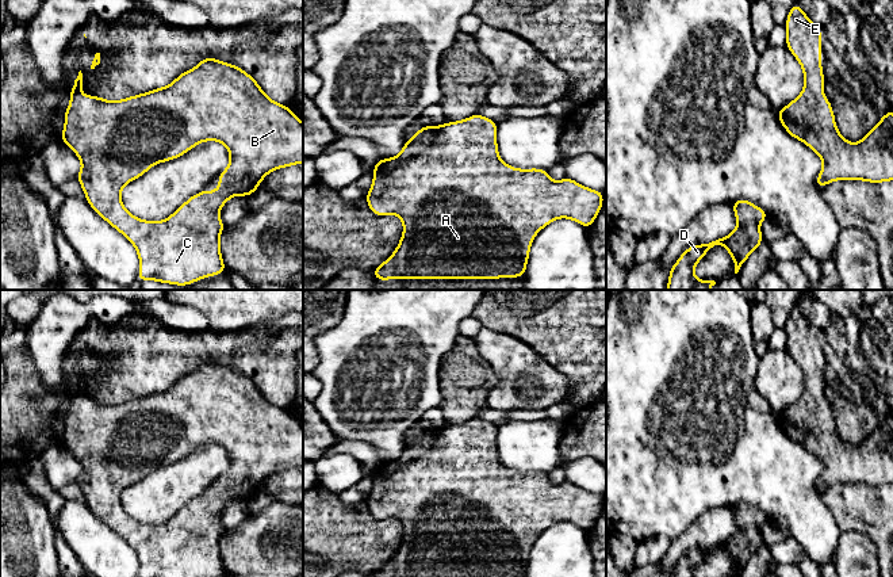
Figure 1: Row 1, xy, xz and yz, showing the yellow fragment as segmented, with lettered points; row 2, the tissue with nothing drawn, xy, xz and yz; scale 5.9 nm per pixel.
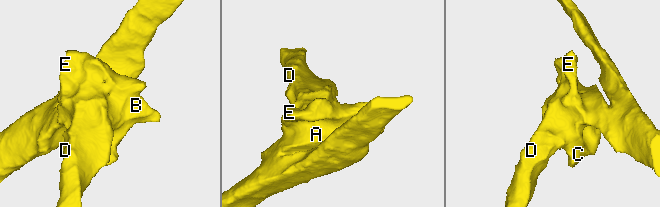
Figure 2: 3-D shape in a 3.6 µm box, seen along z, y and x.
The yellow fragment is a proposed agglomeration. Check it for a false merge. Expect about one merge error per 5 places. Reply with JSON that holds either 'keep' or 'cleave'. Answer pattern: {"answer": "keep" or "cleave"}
{"answer": "keep"}

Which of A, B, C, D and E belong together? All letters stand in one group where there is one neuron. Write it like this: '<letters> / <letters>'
A B C D E

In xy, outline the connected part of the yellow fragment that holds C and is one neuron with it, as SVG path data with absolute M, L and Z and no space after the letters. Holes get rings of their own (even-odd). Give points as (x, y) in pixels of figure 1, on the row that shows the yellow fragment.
M203 58L195 68L183 72L166 87L118 102L96 95L83 96L83 73L78 72L70 92L70 103L65 110L62 142L78 156L83 167L76 179L80 181L87 202L112 228L122 233L139 256L138 283L156 280L176 286L189 286L206 276L226 272L221 255L219 236L226 229L219 218L222 206L235 195L249 198L261 180L275 169L303 163L303 123L288 106L273 102L258 83L244 69L216 58ZM203 141L219 141L230 152L229 167L218 175L216 191L202 190L187 199L164 221L143 221L130 214L120 199L122 188L141 177L153 165L175 160Z

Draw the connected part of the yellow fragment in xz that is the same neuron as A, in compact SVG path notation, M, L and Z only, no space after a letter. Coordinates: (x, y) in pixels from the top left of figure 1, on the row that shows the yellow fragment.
M480 114L457 122L446 122L441 126L422 126L411 138L405 141L402 152L392 158L380 158L373 165L373 183L368 190L365 199L369 210L377 215L394 214L403 221L403 234L394 253L379 267L372 270L376 280L388 279L499 279L499 278L522 278L526 271L530 245L534 236L548 223L557 218L570 218L589 229L603 205L603 191L587 188L571 177L566 176L560 181L553 181L547 169L530 168L520 169L505 164L498 153L497 144L498 123Z

